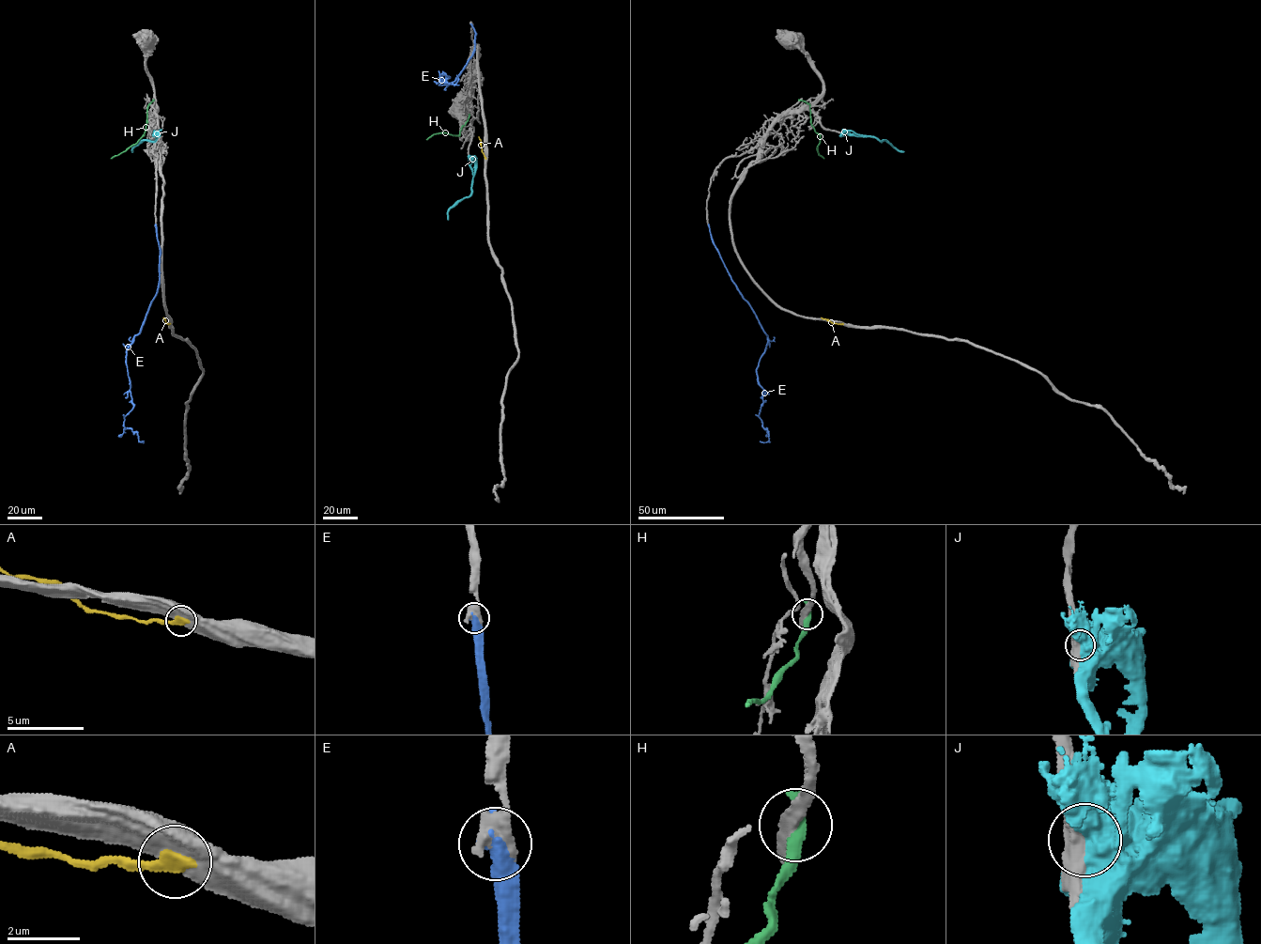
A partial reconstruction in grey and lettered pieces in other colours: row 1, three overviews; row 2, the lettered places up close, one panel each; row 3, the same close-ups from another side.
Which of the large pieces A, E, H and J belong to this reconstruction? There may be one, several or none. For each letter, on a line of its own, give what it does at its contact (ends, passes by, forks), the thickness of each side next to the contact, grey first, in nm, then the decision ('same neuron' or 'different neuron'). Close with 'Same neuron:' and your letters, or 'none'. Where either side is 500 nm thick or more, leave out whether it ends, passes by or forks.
A: 850/360 nm | different neuron
E: 460/600 nm | same neuron
H: it ends | 360/400 nm | different neuron
J: 600/1100 nm | different neuron
Same neuron: E

